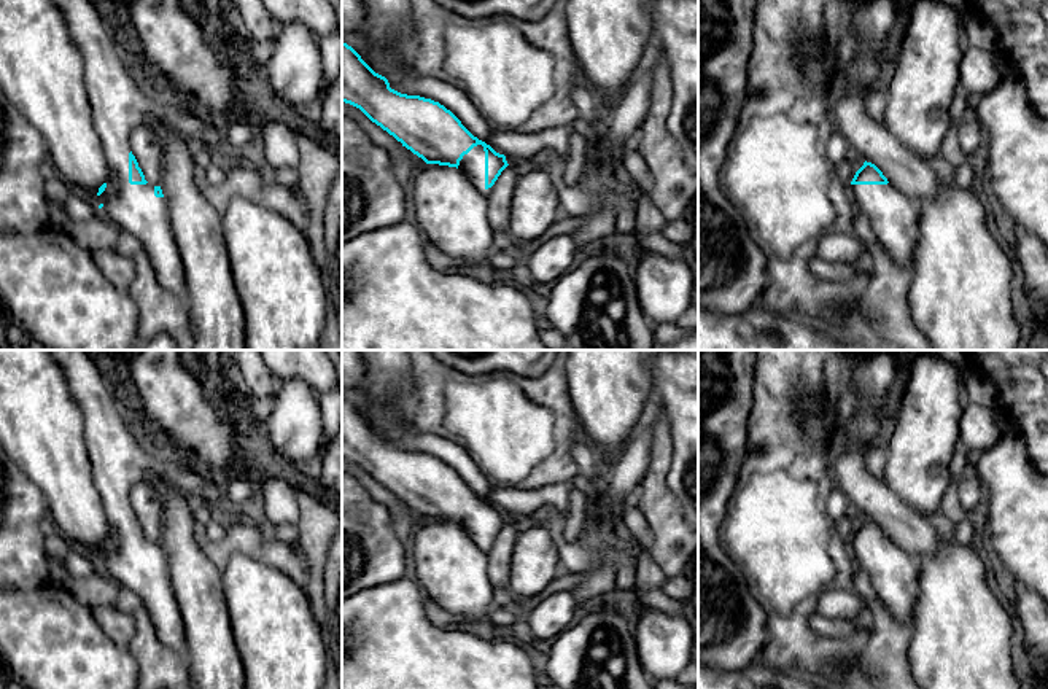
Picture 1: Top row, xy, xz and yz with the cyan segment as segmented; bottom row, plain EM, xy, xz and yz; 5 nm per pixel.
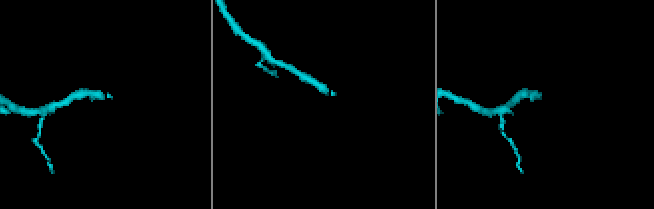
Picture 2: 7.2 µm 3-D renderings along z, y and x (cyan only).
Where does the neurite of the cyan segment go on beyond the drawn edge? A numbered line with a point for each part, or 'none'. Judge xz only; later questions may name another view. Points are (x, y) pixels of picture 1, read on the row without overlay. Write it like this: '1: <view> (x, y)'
1: xz (473, 521)

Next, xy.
1: xy (118, 462)

